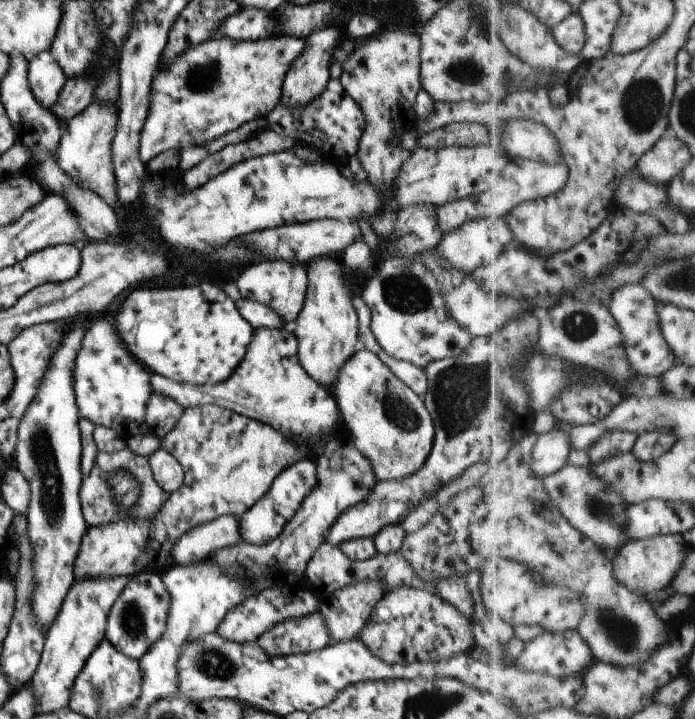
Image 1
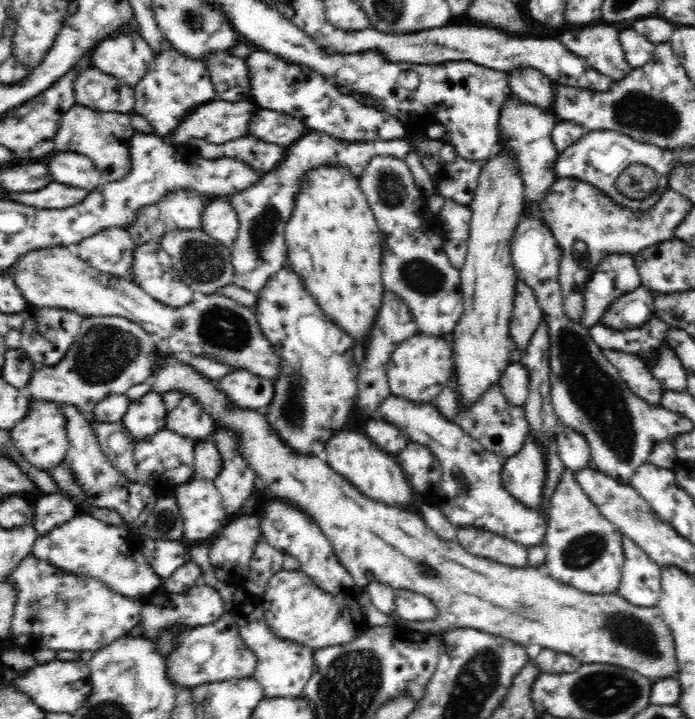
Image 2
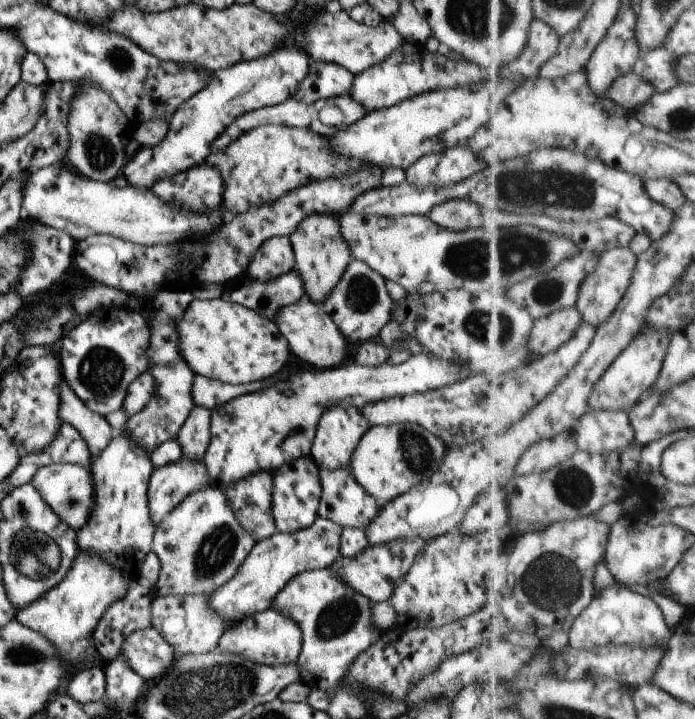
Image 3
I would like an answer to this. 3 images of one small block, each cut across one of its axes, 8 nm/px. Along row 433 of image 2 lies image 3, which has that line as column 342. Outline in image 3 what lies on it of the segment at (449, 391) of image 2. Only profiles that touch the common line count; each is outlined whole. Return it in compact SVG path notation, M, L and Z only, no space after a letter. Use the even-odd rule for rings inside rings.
M340 468L340 470L324 470L318 469L320 474L320 486L322 486L322 496L320 496L320 504L318 504L318 515L322 518L332 520L338 526L352 528L366 528L382 510L382 506L378 506L376 498L370 496L354 478L349 468Z

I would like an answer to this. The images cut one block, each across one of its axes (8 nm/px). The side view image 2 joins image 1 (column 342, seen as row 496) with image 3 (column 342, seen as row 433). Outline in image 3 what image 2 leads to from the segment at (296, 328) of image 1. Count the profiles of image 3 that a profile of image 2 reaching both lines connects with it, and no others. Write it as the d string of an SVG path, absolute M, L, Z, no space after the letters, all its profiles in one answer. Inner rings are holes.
M315 214L306 216L289 236L295 256L295 271L304 282L306 296L321 305L336 288L344 271L353 259L347 241L344 240L337 216Z

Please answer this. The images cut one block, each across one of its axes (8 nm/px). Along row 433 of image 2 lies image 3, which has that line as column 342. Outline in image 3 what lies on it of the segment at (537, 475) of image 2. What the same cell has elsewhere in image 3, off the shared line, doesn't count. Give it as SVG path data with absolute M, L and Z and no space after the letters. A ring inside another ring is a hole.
M318 515L308 528L291 533L276 532L270 538L257 541L234 578L208 595L210 610L220 614L230 627L256 612L270 609L276 595L294 576L307 570L330 567L341 556L342 531L338 524Z

